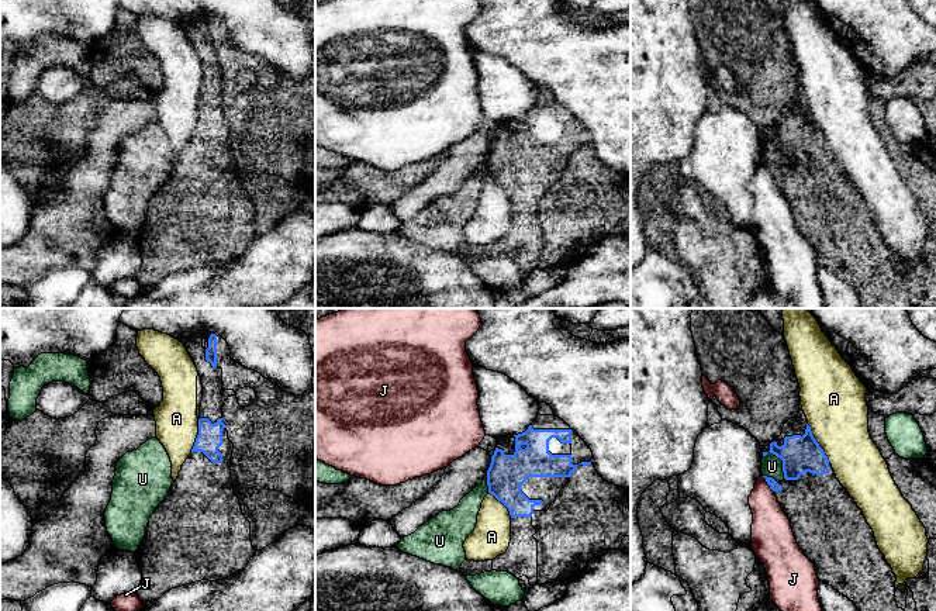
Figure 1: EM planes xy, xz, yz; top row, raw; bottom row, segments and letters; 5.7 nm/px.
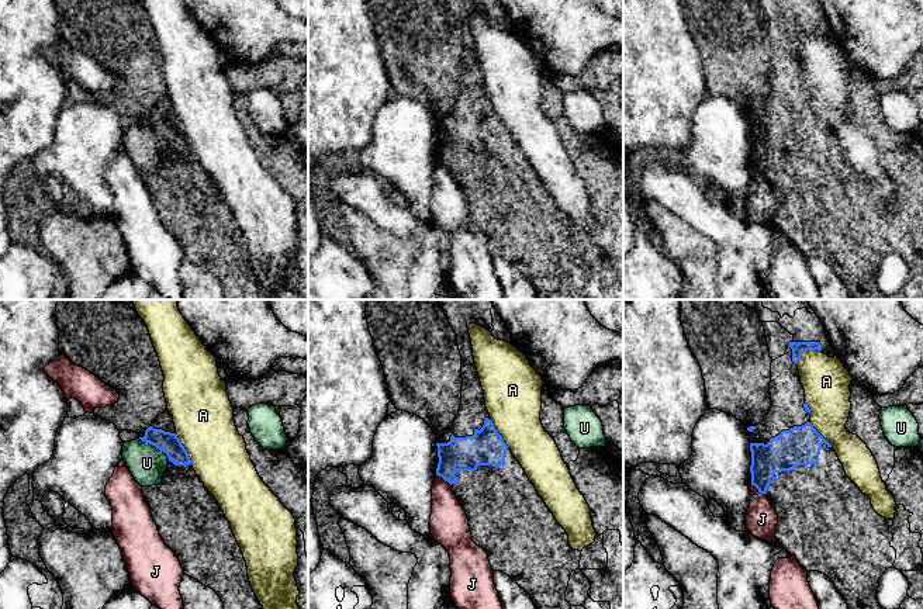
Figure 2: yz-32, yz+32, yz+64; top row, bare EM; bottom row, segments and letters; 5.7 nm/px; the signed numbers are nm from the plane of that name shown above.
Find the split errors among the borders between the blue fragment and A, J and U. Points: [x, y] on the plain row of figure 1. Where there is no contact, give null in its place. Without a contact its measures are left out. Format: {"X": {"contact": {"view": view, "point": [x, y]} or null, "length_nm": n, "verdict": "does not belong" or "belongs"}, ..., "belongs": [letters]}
{"A": {"contact": {"view": "yz", "point": [818, 128]}, "length_nm": 260, "verdict": "does not belong"}, "J": {"contact": {"view": "yz", "point": [767, 168]}, "length_nm": 120, "verdict": "does not belong"}, "U": {"contact": {"view": "yz", "point": [781, 144]}, "length_nm": 190, "verdict": "does not belong"}, "belongs": []}

